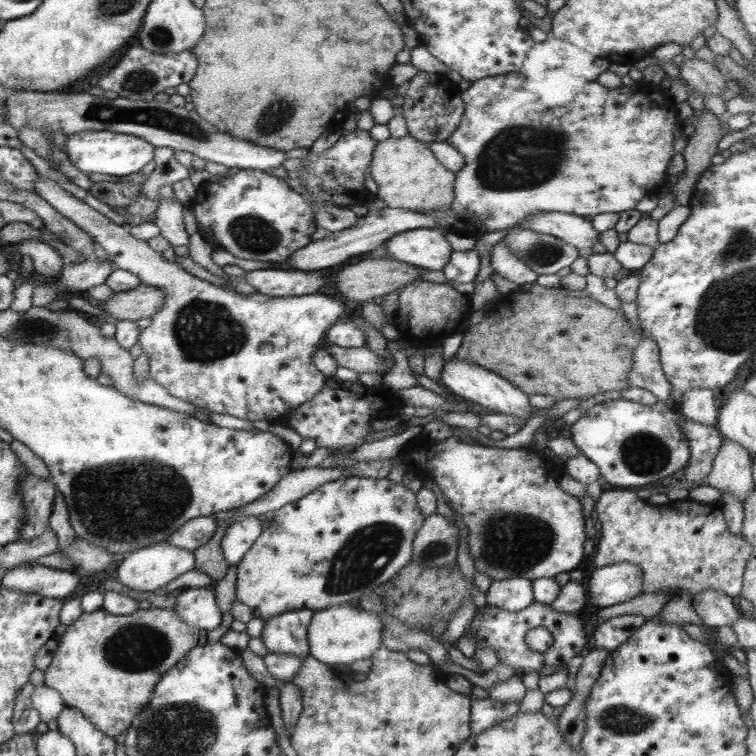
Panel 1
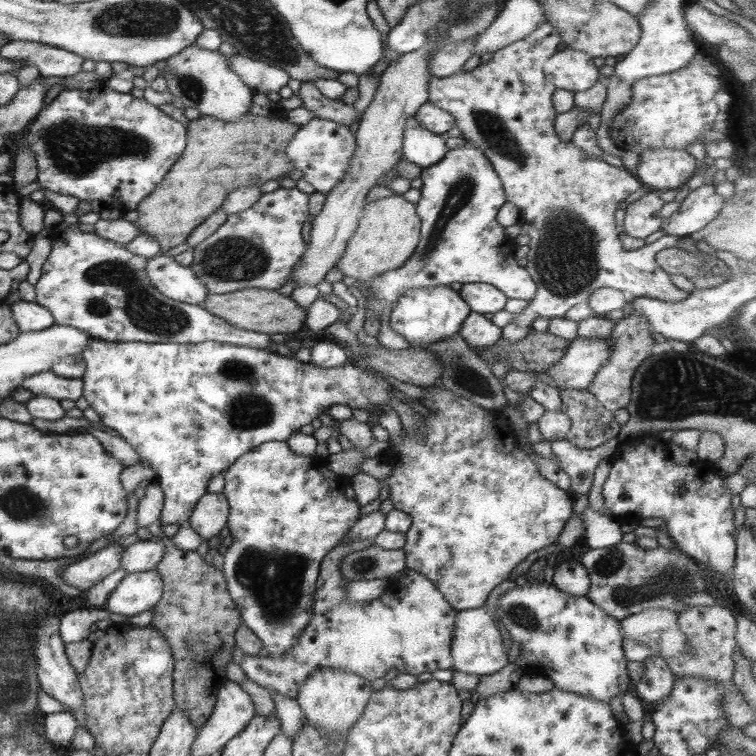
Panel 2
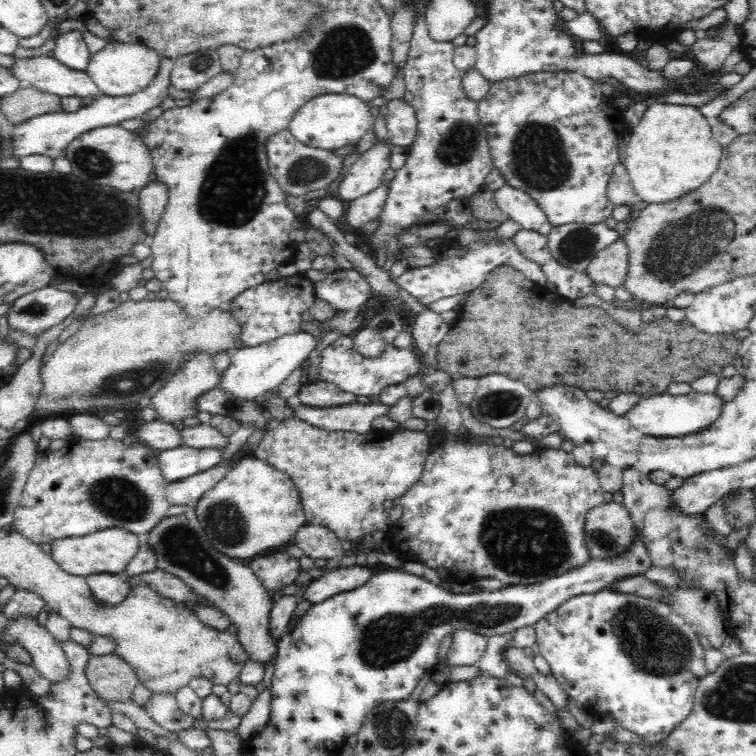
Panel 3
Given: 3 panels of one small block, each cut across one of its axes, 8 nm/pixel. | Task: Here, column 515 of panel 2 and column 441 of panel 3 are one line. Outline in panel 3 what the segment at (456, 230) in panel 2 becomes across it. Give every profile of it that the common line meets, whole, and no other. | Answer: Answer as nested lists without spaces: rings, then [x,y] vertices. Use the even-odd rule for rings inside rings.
[[[511,240],[474,242],[474,244],[468,244],[468,247],[471,248],[471,251],[463,258],[448,258],[442,260],[438,265],[406,270],[397,278],[397,285],[408,292],[414,300],[420,302],[422,306],[428,307],[432,306],[440,298],[458,296],[458,294],[465,297],[469,292],[476,290],[486,280],[488,274],[498,266],[507,265],[513,267],[522,272],[534,284],[546,285],[547,283],[544,272],[537,265],[522,257],[522,254],[516,250]]]

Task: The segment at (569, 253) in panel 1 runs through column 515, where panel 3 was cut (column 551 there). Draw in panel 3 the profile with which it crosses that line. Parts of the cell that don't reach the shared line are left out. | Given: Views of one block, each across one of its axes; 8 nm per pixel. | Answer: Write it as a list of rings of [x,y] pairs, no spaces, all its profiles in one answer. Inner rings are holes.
[[[565,224],[553,227],[547,234],[550,257],[574,272],[588,275],[590,264],[603,248],[606,248],[618,234],[600,224]]]

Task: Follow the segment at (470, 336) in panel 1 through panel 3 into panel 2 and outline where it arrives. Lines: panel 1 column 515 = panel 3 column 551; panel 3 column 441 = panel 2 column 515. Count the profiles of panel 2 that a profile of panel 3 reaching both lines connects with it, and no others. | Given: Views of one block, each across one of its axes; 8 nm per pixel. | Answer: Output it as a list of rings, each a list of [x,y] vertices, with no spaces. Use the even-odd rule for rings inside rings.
[[[531,328],[526,336],[505,340],[499,334],[493,346],[485,350],[477,350],[477,348],[471,348],[471,350],[489,366],[503,359],[511,371],[541,373],[557,363],[567,353],[568,343],[565,339],[550,334],[547,330],[539,332]]]

